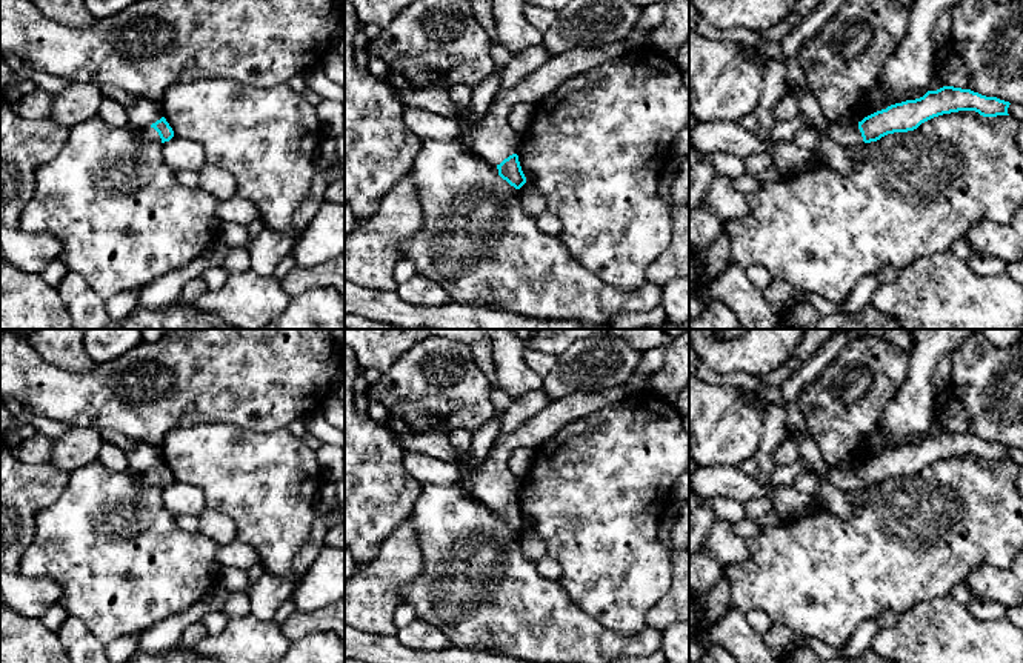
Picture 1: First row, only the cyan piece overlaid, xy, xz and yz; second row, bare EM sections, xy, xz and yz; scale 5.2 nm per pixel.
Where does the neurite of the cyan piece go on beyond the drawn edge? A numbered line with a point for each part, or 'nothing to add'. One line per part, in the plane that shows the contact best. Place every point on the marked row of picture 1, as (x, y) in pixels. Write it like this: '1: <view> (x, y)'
1: xz (491, 139)

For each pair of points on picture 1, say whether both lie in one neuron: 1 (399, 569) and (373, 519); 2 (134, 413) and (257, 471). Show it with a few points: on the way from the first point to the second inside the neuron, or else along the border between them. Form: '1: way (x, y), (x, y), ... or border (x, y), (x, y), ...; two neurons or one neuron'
1: border (408, 514), (388, 536), (379, 553), (360, 565); two neurons
2: border (208, 422), (176, 426), (159, 445); two neurons

